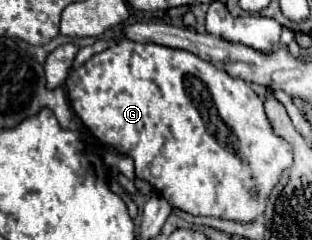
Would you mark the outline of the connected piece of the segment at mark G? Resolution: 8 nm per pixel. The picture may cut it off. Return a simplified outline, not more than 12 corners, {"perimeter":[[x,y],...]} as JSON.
{"perimeter":[[187,50],[89,58],[69,100],[173,208],[241,222],[291,166]]}

